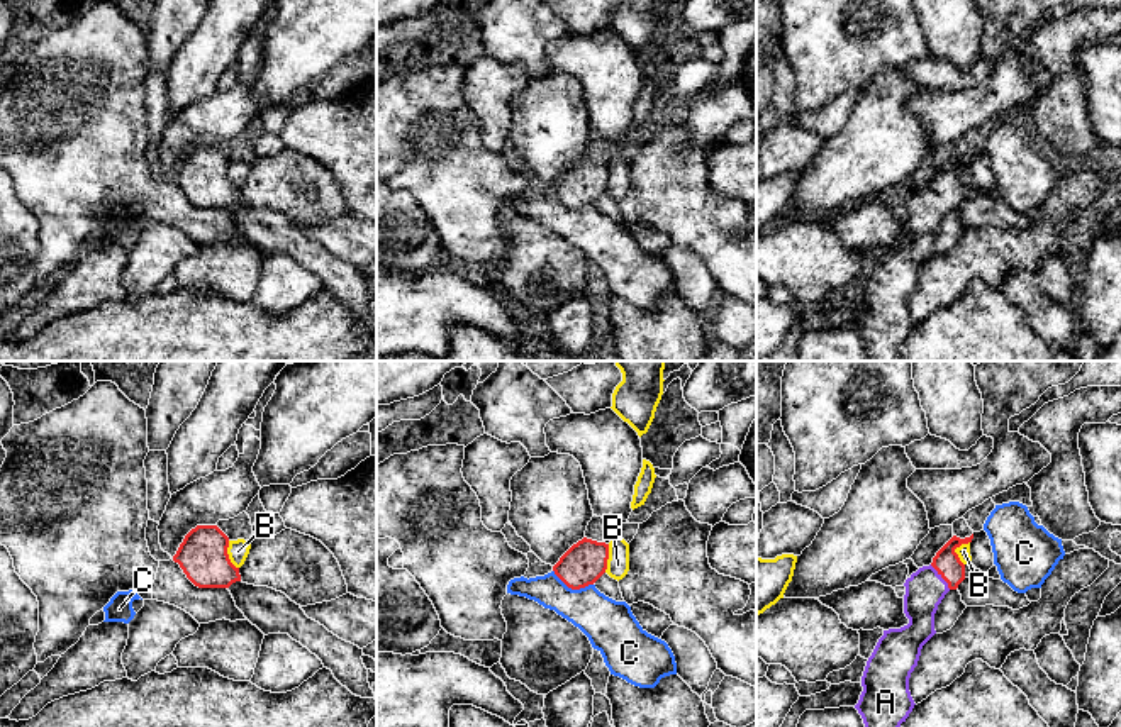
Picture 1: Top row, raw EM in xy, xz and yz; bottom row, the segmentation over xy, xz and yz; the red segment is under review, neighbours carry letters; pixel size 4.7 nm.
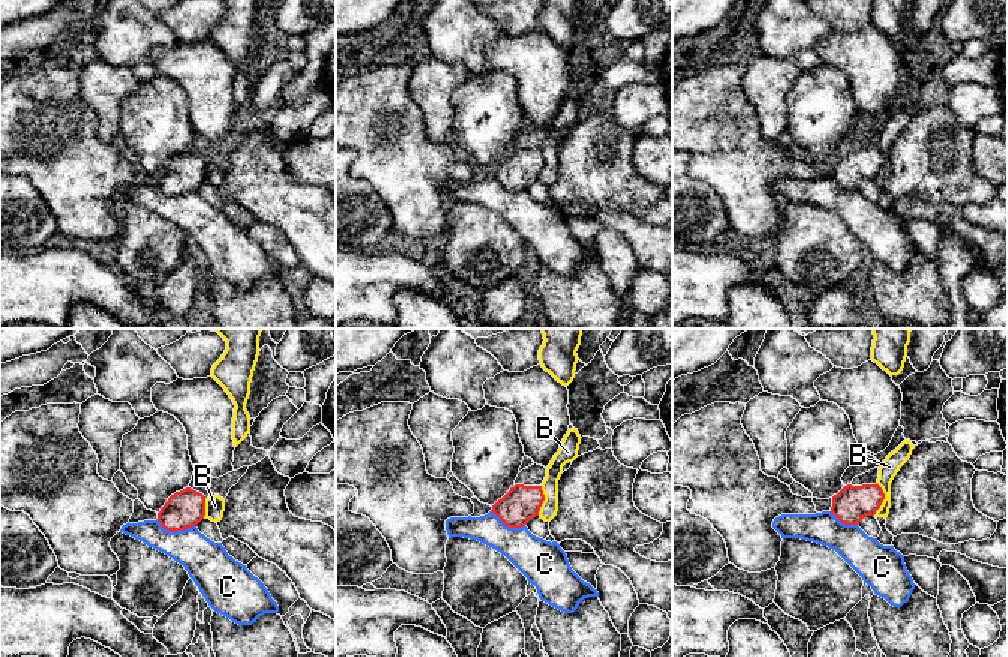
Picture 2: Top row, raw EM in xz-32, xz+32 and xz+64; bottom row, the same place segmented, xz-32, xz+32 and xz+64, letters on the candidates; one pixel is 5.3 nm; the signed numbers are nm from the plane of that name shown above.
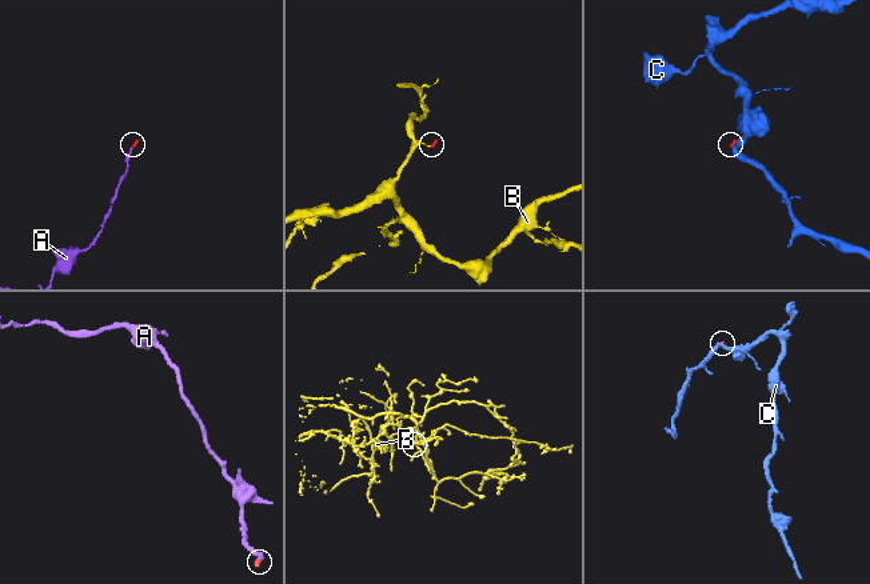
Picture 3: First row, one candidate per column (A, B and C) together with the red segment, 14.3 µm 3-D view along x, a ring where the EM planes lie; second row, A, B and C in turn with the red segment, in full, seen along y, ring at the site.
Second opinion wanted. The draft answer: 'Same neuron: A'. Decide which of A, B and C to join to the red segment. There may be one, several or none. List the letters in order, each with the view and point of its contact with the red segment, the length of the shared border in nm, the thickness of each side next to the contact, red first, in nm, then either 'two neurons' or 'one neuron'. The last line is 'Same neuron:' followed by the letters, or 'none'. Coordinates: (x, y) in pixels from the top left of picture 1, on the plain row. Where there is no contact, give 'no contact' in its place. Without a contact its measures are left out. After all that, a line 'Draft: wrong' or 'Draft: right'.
A: meets red in yz at (942, 197); contact 160 nm long; 120 nm thick on the red side, 190 nm on the other; one neuron
B: meets red in yz at (953, 172); contact 120 nm long; 120 nm thick on the red side, 60 nm on the other; two neurons
C: meets red in xz at (572, 209); contact 200 nm long; 200 nm thick on the red side, 240 nm on the other; two neurons
Same neuron: A
Draft: right

